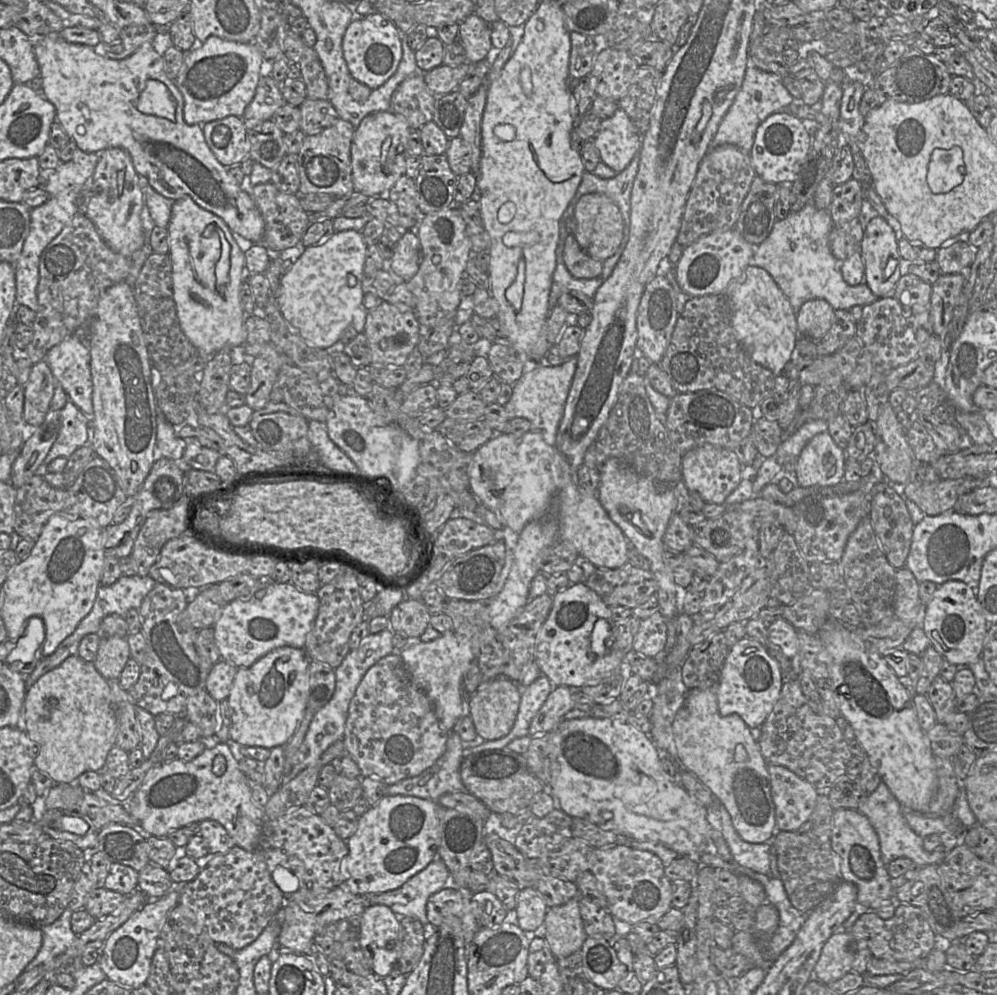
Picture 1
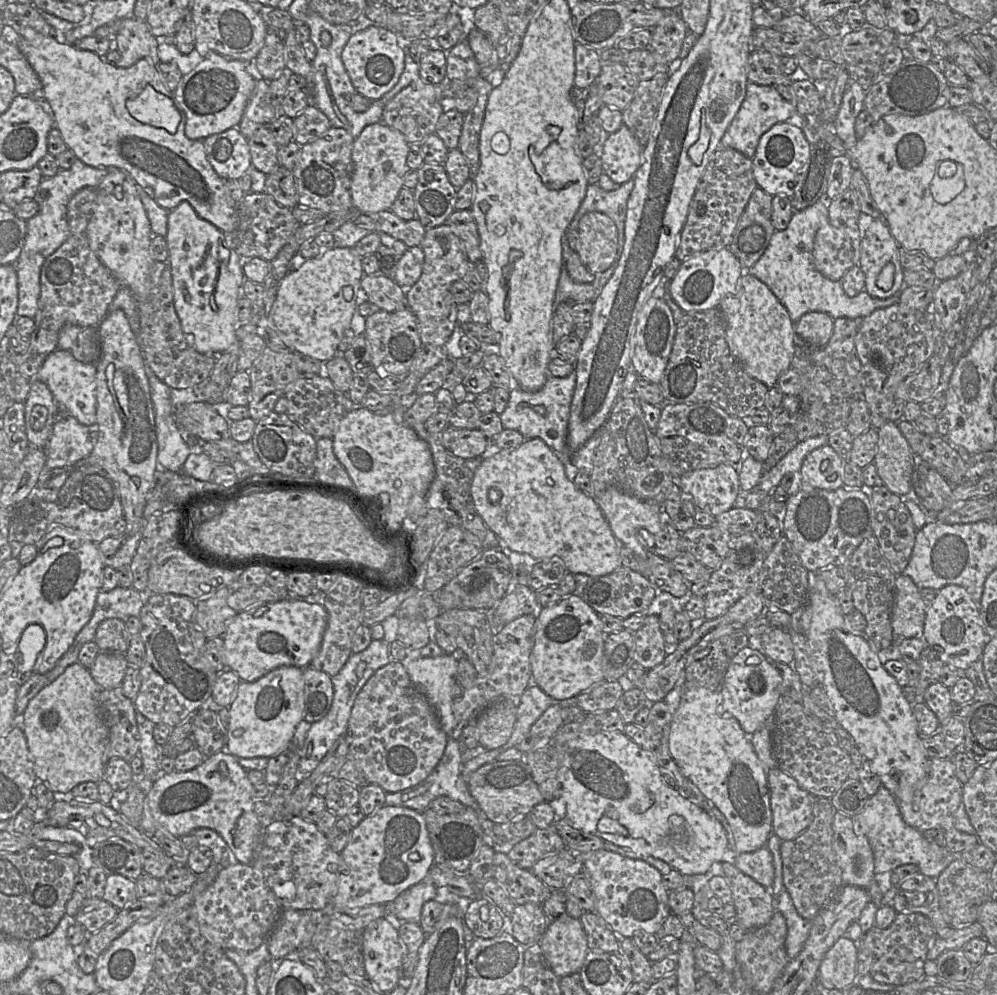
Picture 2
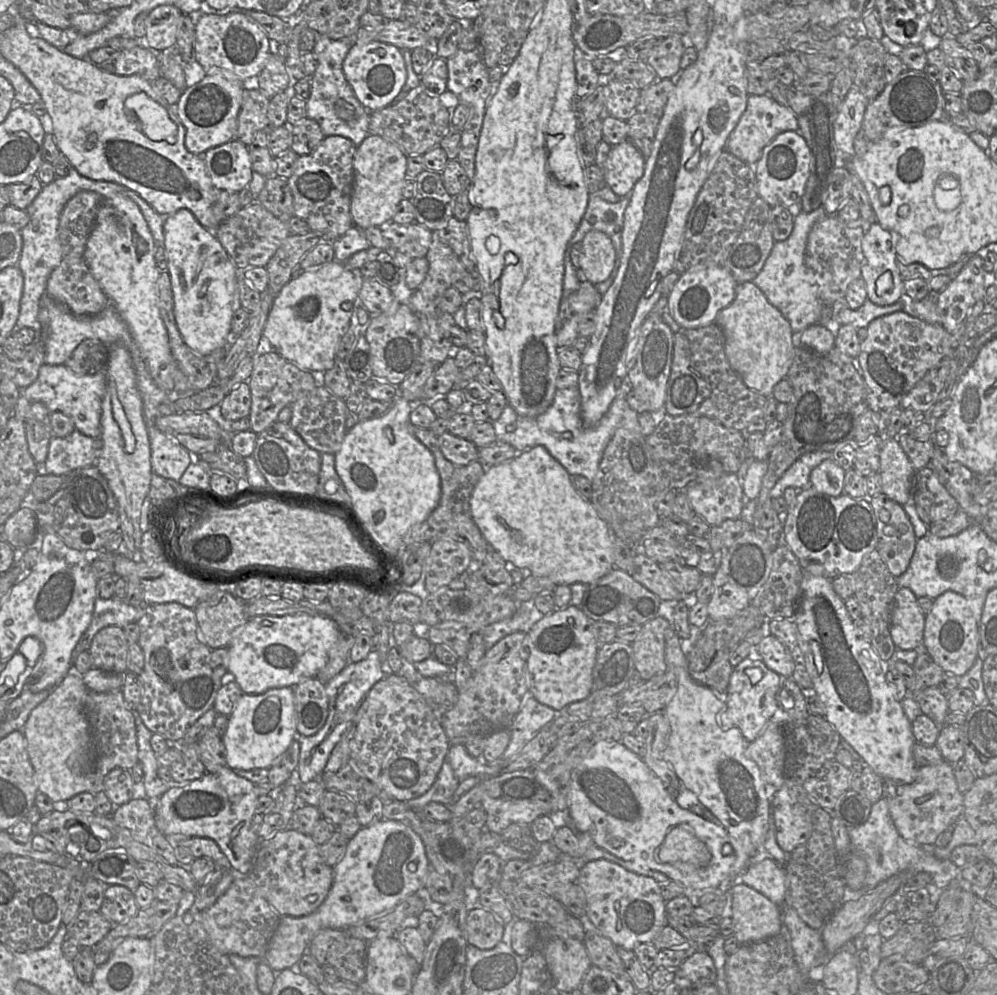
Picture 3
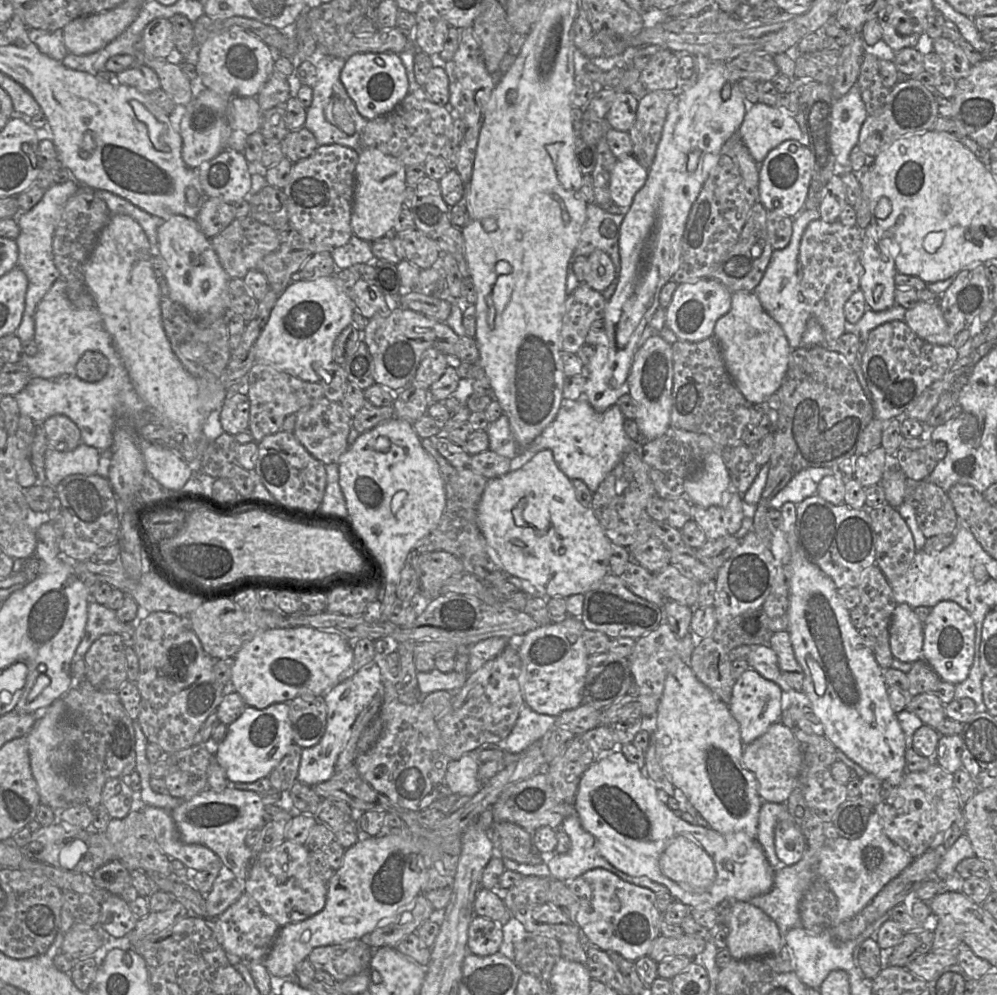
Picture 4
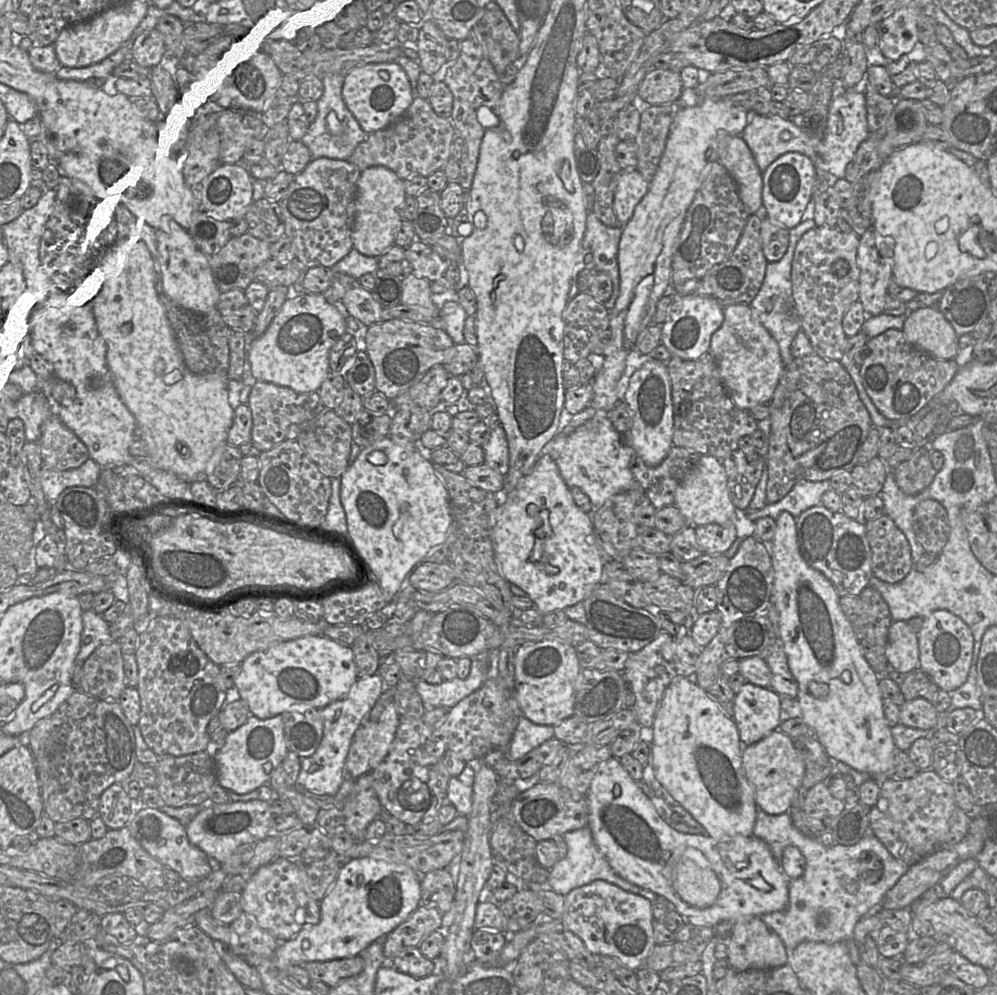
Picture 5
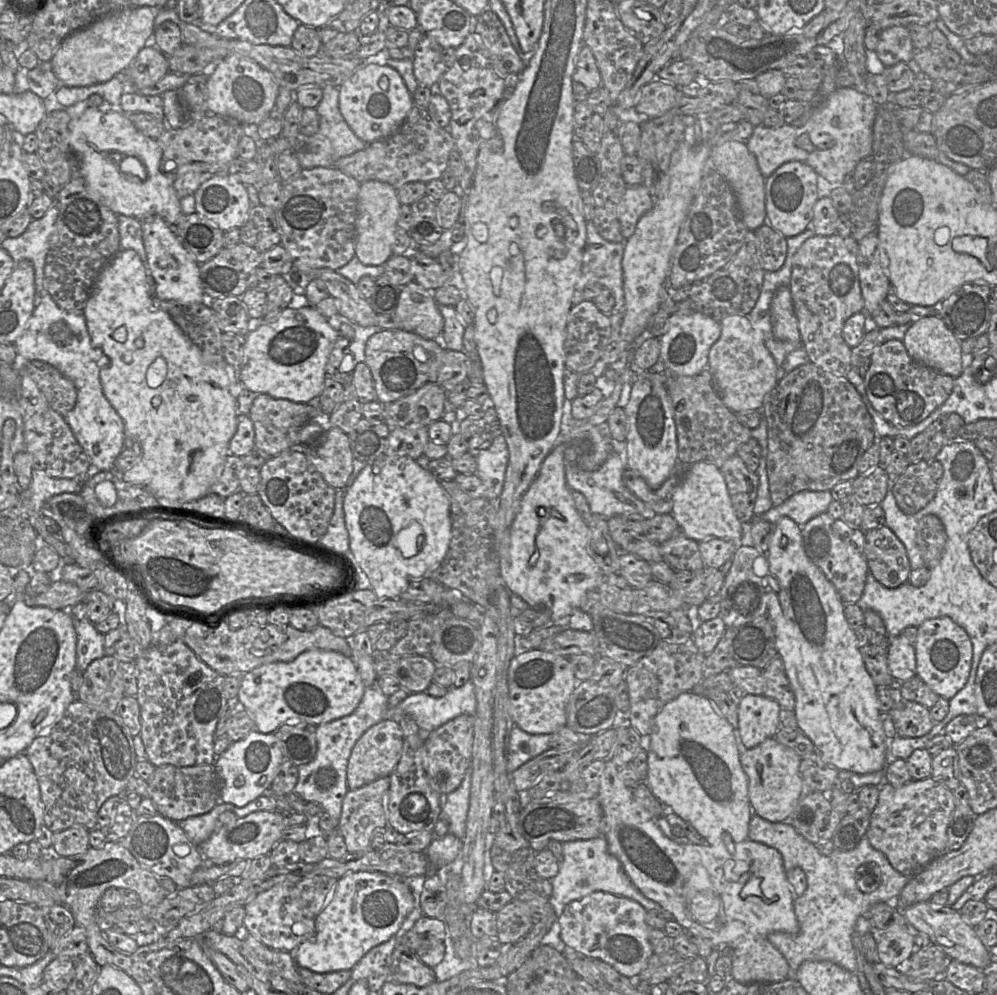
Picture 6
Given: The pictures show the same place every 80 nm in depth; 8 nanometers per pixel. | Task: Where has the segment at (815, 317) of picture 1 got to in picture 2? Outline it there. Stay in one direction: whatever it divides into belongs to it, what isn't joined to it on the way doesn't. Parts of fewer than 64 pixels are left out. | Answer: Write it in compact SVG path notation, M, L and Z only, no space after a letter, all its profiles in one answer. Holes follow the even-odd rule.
M824 312L805 313L795 324L796 346L824 347L833 333L834 319Z

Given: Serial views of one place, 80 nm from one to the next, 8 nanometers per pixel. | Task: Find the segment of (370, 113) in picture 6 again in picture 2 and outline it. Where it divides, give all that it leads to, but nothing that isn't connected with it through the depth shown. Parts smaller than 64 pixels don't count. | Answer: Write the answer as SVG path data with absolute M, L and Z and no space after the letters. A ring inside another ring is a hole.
M373 23L349 38L342 51L342 61L354 89L368 100L375 101L396 85L403 72L403 41L395 32Z

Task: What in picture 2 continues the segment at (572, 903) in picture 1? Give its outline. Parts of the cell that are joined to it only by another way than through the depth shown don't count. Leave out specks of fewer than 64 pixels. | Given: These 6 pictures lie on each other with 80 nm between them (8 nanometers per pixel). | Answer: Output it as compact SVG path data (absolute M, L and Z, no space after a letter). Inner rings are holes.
M566 913L548 922L539 943L549 967L559 979L580 972L589 950L580 919Z

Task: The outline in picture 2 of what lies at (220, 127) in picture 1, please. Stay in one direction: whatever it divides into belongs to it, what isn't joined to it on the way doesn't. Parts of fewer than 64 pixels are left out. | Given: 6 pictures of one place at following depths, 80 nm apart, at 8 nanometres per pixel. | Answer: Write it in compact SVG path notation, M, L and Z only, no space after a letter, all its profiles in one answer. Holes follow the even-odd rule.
M238 127L210 135L203 143L208 162L225 181L240 179L252 166L248 139Z

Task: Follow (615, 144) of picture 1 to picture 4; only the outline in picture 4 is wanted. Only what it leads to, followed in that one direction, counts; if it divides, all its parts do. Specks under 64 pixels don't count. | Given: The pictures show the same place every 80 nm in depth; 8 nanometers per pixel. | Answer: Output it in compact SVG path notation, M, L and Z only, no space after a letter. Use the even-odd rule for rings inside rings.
M634 155L617 159L610 177L611 199L617 206L609 206L607 210L610 213L625 215L635 195L647 182L647 178L648 170Z

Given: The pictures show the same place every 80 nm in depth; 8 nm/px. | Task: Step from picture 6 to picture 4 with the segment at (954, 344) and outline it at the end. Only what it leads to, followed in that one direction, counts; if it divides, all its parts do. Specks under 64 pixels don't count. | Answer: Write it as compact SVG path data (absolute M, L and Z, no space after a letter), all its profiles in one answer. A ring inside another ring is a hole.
M920 302L906 311L904 322L921 339L935 345L952 345L953 336L936 302Z

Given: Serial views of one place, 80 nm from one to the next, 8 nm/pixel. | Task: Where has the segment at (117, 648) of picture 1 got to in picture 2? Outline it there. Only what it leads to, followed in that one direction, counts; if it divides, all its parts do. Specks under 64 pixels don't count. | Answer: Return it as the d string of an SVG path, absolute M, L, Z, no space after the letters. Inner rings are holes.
M101 651L89 671L100 690L109 690L118 686L122 687L127 668L126 654Z

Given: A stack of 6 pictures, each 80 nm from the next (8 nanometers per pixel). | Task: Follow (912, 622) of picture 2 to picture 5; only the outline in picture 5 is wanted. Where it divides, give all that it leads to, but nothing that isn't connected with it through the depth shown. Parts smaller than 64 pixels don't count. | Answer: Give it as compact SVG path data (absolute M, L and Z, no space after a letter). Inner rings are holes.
M907 621L892 622L886 657L890 669L902 675L908 675L919 668L918 635Z

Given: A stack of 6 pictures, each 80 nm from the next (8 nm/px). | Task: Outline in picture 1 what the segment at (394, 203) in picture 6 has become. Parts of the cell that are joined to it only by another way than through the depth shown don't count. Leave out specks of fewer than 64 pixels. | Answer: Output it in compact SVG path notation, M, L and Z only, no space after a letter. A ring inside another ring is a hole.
M392 111L375 112L364 117L351 143L353 190L367 197L388 197L397 180L406 174L408 142L412 130L406 119Z

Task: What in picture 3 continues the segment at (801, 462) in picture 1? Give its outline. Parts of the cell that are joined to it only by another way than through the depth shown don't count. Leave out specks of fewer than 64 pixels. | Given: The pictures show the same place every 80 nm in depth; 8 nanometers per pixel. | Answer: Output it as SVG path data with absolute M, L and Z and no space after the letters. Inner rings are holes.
M833 458L823 460L810 474L810 484L817 492L832 497L844 493L845 471Z

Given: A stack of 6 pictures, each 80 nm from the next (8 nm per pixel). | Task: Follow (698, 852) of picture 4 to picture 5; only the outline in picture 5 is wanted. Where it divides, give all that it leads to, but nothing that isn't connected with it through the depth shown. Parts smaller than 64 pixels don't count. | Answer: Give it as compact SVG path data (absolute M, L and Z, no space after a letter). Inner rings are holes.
M683 855L677 864L673 884L685 902L699 909L712 906L720 893L720 882L712 868L701 867Z

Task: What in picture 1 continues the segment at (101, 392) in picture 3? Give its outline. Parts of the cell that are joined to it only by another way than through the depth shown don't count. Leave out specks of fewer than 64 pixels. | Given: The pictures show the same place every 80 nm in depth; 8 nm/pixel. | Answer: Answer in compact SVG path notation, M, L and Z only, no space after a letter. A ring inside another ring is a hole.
M77 333L68 336L62 342L52 347L44 360L50 368L56 384L59 384L63 388L68 399L71 400L87 417L92 417L93 384L90 371L90 351L83 338Z

